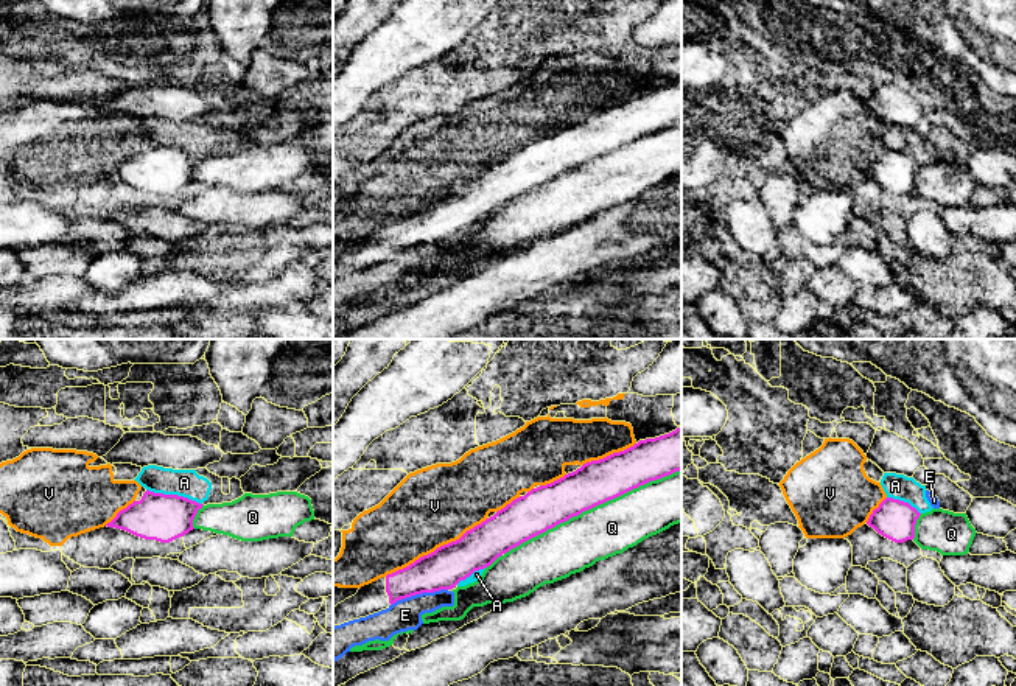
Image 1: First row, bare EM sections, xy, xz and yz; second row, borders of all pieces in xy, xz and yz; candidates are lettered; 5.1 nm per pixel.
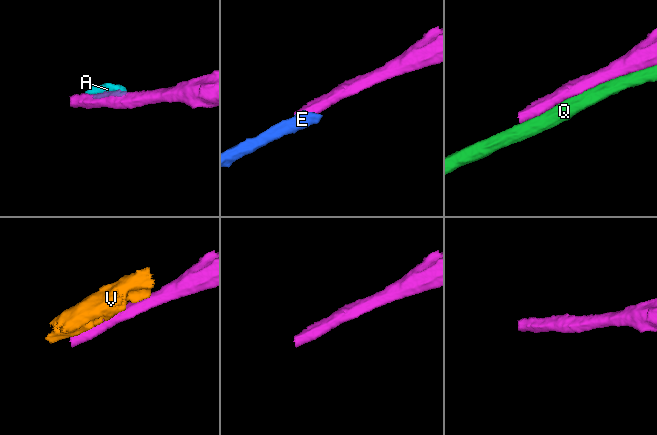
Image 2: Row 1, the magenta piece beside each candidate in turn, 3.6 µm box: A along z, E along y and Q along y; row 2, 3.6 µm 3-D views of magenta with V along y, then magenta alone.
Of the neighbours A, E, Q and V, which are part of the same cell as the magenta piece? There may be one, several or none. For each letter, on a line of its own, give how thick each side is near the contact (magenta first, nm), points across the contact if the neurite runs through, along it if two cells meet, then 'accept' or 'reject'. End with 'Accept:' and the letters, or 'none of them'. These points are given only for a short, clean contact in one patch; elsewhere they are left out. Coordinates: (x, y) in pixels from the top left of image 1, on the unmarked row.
A: calibres 240 and 140 nm; reject
E: calibres 200 and 160 nm; border xz (447, 240), (416, 244), (397, 251), (391, 257); reject
Q: calibres 220 and 280 nm; reject
V: calibres 220 and 400 nm; reject
Accept: none of them

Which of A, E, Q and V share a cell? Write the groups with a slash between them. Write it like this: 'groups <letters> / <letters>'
groups A E / Q / V

